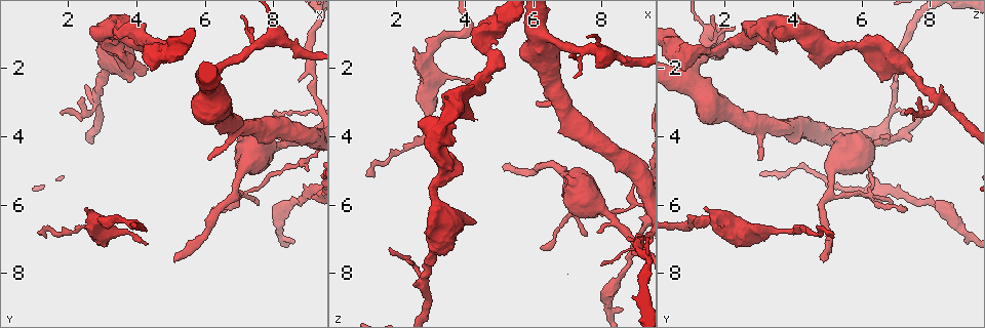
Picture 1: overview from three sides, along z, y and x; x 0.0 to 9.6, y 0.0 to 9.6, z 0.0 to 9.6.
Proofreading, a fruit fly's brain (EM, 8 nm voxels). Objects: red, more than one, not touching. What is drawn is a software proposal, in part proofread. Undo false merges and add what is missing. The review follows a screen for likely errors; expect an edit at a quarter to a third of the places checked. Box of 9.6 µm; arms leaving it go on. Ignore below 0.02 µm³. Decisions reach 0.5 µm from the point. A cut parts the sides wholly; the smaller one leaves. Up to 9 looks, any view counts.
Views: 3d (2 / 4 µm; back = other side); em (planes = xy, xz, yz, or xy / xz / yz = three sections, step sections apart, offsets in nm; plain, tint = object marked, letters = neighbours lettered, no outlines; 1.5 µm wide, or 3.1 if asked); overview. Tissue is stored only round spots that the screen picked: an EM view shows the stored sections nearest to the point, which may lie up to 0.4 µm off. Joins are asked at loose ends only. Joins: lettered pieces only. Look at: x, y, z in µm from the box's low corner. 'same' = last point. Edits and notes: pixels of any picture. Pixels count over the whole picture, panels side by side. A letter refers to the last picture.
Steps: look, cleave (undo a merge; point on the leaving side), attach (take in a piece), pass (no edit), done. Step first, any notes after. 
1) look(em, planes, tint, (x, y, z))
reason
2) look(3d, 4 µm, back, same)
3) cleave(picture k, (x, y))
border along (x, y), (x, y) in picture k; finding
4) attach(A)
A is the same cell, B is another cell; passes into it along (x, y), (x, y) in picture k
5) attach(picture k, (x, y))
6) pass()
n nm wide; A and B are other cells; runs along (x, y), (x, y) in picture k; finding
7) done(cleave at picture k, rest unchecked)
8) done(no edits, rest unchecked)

look(em, planes, letters, (7.15, 0.85, 2.25))
thin end

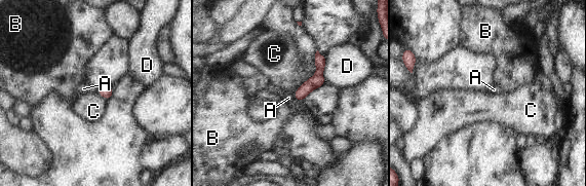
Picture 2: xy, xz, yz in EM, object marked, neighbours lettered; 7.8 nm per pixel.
pass()
90 nm wide; A, B, C and D are other cells; none of them fits

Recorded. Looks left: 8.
look(em, xz, step 4, tint, (6.10, 4.75, 3.00))
free end

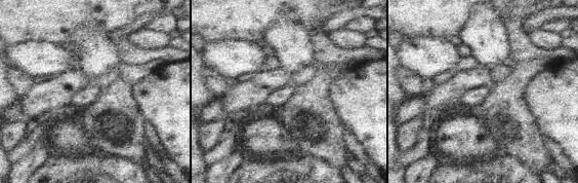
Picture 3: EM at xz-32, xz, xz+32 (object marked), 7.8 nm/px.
look(em, planes, letters, same)

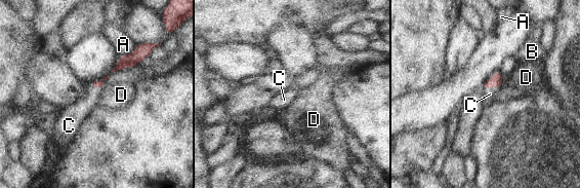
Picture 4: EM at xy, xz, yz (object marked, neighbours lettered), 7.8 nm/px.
attach(C)
A touches over 160 nm; C is the same cell, A, B and D are other cells; it goes on there

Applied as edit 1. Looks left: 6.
look(overview)
redraw

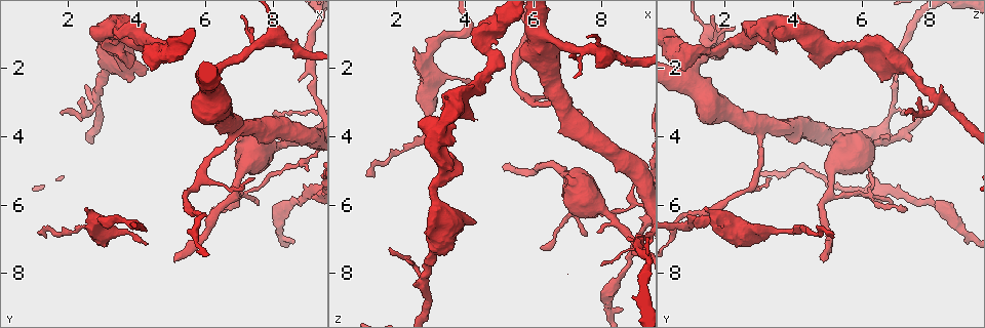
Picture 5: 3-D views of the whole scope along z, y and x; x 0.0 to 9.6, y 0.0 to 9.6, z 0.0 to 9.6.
look(em, xz, step 8, tint, (7.10, 5.75, 6.20))
abrupt turn

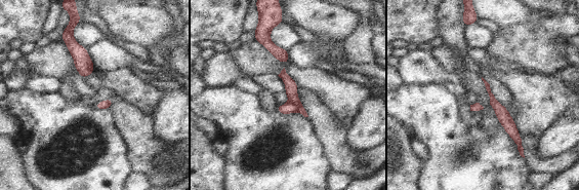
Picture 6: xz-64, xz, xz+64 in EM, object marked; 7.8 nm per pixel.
look(em, planes, letters, same)
cut it another way

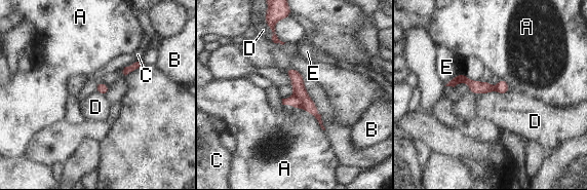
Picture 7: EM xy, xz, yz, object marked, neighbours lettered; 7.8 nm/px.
cleave(picture 7, (300, 91))
A, B, C, D and E are other cells; the part that leaves runs along (290, 70), (315, 113) in picture 7; two neurons meet here

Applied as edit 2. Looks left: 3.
look(3d, 2 µm, back, (1.85, 3.35, 7.30))
thin end

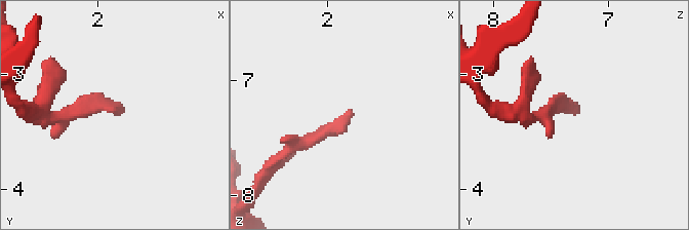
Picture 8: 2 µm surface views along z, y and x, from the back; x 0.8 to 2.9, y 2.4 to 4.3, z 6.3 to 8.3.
look(em, planes, letters, (1.80, 3.32, 7.26))

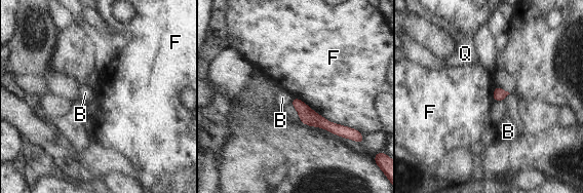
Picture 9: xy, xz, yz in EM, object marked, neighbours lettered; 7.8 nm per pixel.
pass()
B, F and Q are other cells; none of them fits

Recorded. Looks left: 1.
done(attach at picture 4, cleave at picture 7, rest unchecked)

